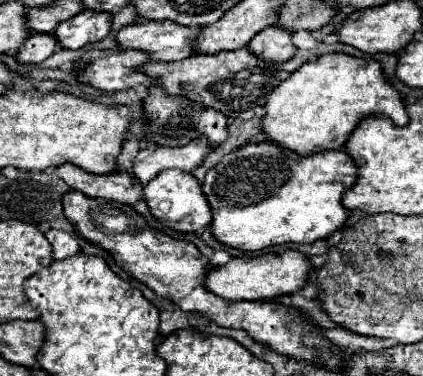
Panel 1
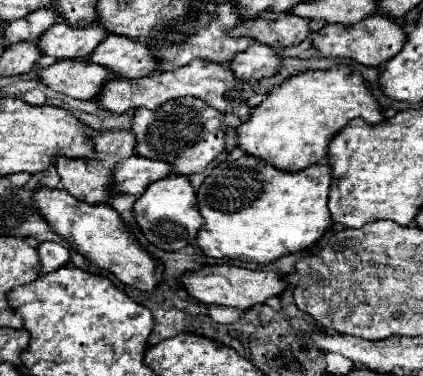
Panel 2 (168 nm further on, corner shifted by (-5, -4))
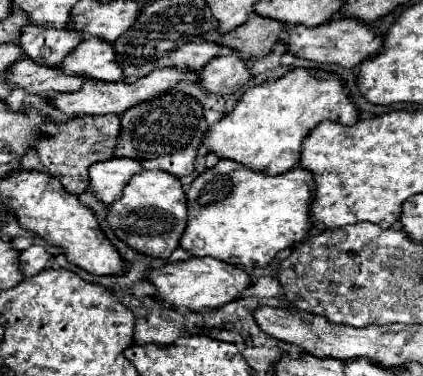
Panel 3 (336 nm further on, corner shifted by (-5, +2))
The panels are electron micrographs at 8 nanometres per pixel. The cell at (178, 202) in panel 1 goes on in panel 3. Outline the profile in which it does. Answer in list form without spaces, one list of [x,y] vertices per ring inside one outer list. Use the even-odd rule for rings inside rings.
[[[141,171],[133,175],[131,181],[125,185],[121,199],[109,205],[105,221],[115,237],[125,241],[131,249],[155,259],[169,259],[171,253],[179,247],[179,239],[187,225],[187,199],[179,179],[161,171]],[[155,239],[163,241],[161,253],[153,253],[147,247],[147,243]]]

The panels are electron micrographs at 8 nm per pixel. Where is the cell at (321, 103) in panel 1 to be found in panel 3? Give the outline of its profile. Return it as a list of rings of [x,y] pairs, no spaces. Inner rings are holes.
[[[293,69],[277,81],[249,87],[241,95],[241,101],[237,101],[235,109],[209,127],[203,145],[221,159],[237,161],[259,173],[279,175],[297,167],[303,139],[325,119],[339,121],[341,125],[353,125],[359,121],[359,111],[343,93],[341,79],[327,71]]]

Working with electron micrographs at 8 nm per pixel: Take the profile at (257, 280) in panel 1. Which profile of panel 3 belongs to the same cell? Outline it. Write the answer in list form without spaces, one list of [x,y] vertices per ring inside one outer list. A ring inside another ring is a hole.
[[[191,257],[187,261],[177,261],[177,263],[165,263],[161,267],[149,269],[147,281],[157,289],[155,293],[157,301],[167,303],[171,307],[187,307],[191,311],[217,309],[237,299],[251,285],[249,275],[243,269],[217,259],[197,259],[197,257]]]

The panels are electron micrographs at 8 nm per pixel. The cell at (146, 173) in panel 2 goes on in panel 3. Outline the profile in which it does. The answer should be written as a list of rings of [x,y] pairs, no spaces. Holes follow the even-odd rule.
[[[109,159],[89,167],[89,189],[97,201],[109,205],[117,201],[123,187],[135,173],[141,173],[141,165],[133,159]]]

